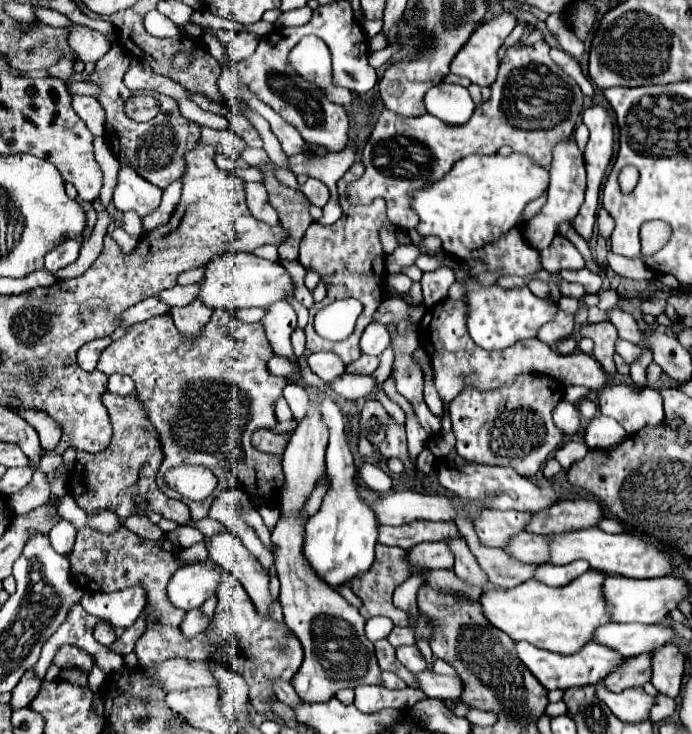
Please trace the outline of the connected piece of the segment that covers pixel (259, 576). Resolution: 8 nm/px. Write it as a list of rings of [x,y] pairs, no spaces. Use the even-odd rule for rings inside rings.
[[[229,530],[213,534],[211,538],[207,538],[207,550],[213,562],[221,564],[243,584],[257,612],[269,616],[269,608],[273,604],[273,598],[269,594],[269,574],[241,544],[239,536]]]

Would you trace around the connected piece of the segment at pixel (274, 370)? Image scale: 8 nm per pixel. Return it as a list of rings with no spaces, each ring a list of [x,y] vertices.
[[[273,356],[273,358],[267,362],[267,370],[269,370],[271,374],[277,374],[277,376],[285,376],[285,374],[289,372],[289,368],[291,368],[291,372],[297,376],[297,380],[299,380],[299,370],[297,370],[297,366],[295,366],[295,364],[289,364],[285,358]]]

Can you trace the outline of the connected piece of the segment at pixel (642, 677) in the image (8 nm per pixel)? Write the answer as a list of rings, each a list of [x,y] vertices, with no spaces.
[[[641,654],[635,658],[629,658],[621,670],[615,670],[609,674],[609,678],[603,680],[605,688],[611,692],[621,692],[625,688],[643,686],[651,680],[651,656]]]

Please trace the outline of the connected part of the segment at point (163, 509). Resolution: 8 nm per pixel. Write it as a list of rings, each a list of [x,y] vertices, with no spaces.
[[[105,392],[101,396],[101,402],[109,410],[113,438],[111,438],[111,444],[101,454],[77,456],[77,462],[73,466],[73,474],[69,480],[69,482],[83,482],[75,486],[73,490],[73,498],[77,500],[77,504],[85,508],[87,512],[111,510],[121,520],[125,520],[127,516],[131,516],[133,496],[141,494],[147,498],[149,510],[159,512],[164,519],[175,521],[178,524],[187,523],[187,520],[191,518],[187,505],[179,500],[169,500],[165,494],[161,494],[161,490],[157,490],[155,476],[163,462],[163,452],[161,452],[157,432],[147,420],[139,398],[137,396],[121,398],[121,396]]]

